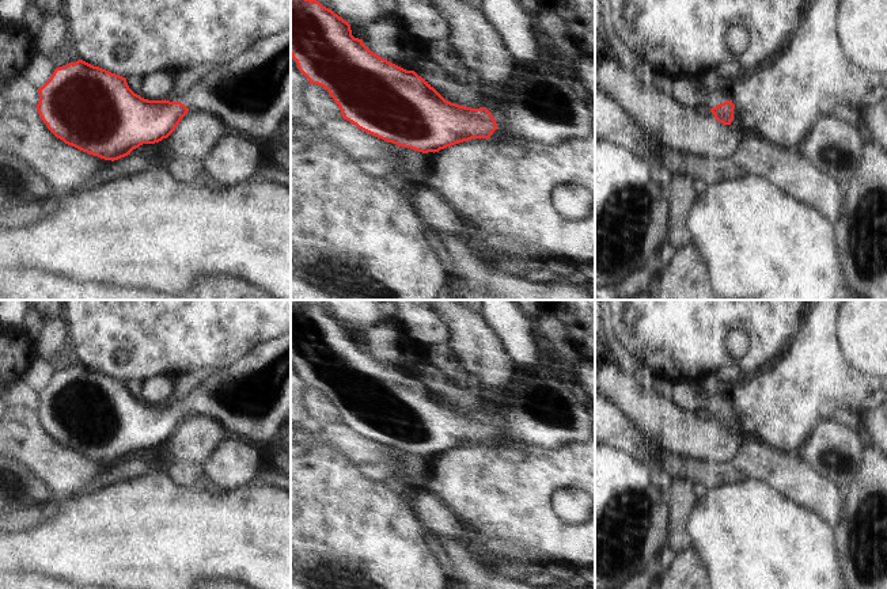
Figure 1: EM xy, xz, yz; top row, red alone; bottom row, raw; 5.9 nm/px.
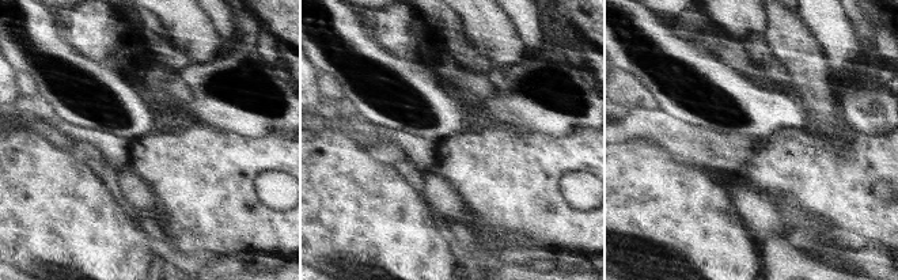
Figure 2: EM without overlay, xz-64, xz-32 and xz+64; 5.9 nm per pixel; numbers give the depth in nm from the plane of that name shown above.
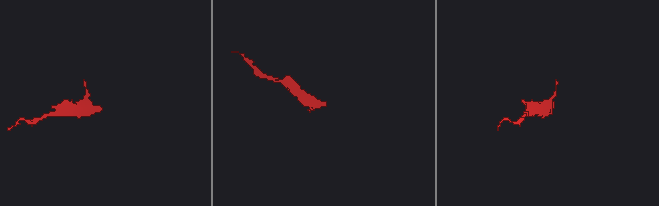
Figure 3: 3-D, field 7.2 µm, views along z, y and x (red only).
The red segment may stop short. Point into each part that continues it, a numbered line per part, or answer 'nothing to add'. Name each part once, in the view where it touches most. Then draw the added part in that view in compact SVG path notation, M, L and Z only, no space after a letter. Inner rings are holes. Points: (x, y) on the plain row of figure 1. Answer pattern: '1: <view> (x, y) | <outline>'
1: xz (537, 409) | M539 365L535 370L519 372L512 383L503 391L482 390L486 411L497 430L524 445L560 449L576 442L594 441L595 406L580 395L577 388L568 388L554 369Z

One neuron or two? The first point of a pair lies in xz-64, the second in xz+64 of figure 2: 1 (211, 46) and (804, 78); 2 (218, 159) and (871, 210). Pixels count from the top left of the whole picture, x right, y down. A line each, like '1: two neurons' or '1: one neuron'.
1: one neuron
2: one neuron

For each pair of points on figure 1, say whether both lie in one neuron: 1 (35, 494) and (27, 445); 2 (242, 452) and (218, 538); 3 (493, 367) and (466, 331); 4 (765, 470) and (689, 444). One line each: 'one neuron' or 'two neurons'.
1: two neurons
2: two neurons
3: one neuron
4: two neurons

